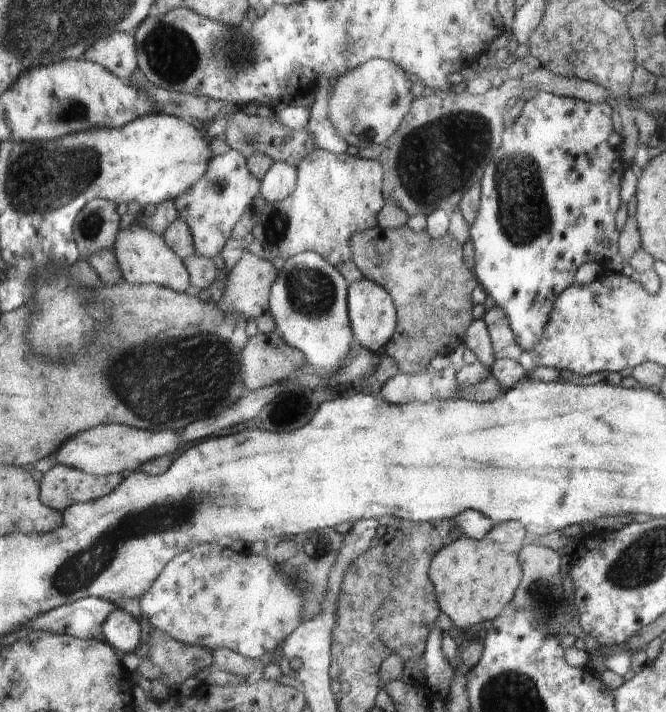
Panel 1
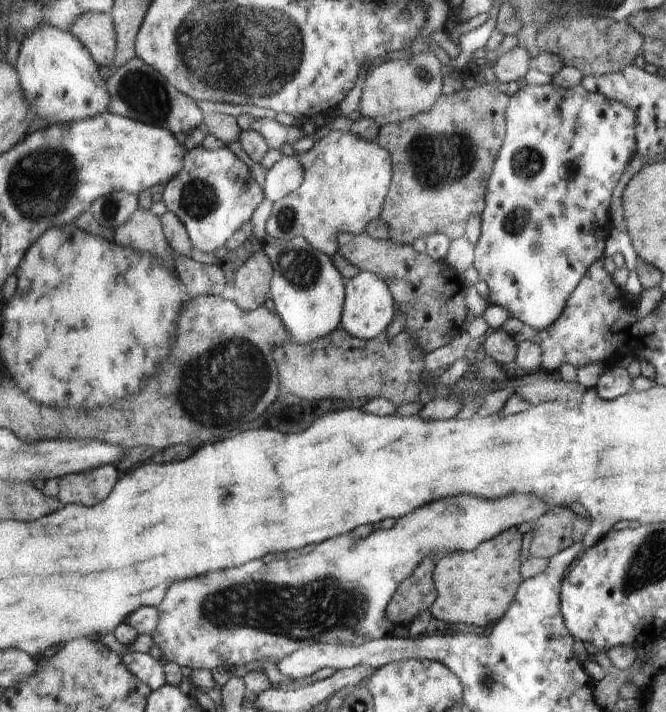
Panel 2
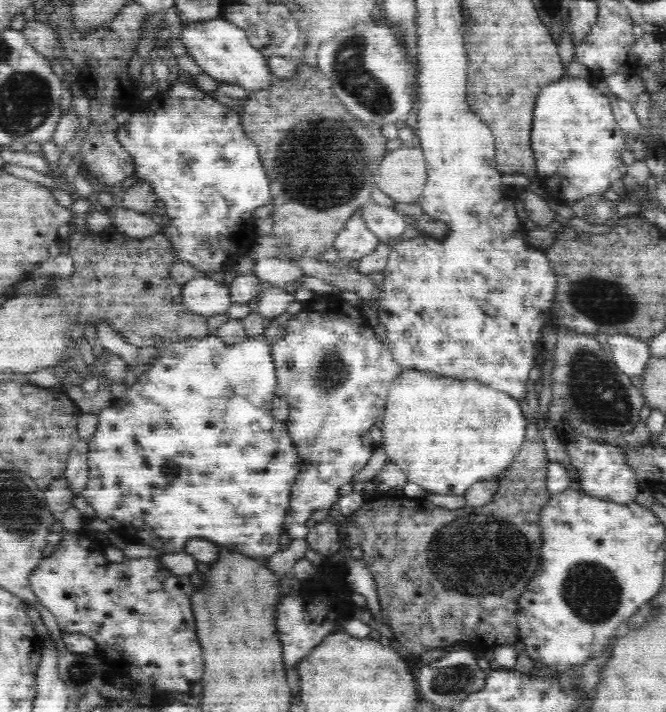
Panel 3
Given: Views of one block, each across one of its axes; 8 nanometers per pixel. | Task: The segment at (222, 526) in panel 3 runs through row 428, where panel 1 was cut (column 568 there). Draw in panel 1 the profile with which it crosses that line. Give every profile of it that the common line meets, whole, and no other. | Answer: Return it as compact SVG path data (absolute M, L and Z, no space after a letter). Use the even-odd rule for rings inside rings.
M538 91L538 93L532 98L528 99L525 102L525 105L517 118L513 120L511 125L508 125L508 128L502 133L501 143L498 147L498 150L492 156L492 160L486 166L485 171L483 172L483 177L481 178L481 196L480 196L480 207L477 212L474 223L469 227L469 238L472 239L474 244L474 253L475 258L475 267L473 271L476 273L476 276L479 278L480 284L483 290L492 296L496 305L504 309L504 312L507 313L507 316L511 323L511 328L515 333L515 336L520 344L521 348L526 350L532 350L539 342L543 339L545 335L547 324L550 322L551 312L553 309L553 304L555 303L556 297L568 287L572 286L575 283L575 274L578 268L587 262L609 262L611 261L616 254L618 254L618 230L616 230L616 212L620 208L620 176L624 174L626 166L624 166L624 160L620 156L620 149L615 149L608 144L609 134L614 130L612 125L612 108L609 103L591 103L586 102L580 99L570 98L567 96L555 95L554 93Z

